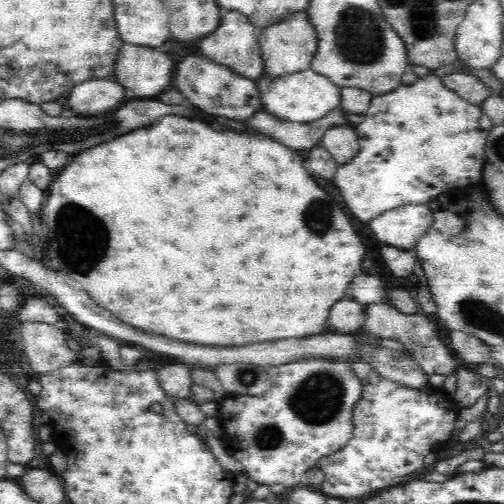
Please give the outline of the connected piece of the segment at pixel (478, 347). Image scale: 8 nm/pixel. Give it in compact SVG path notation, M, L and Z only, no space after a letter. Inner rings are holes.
M450 329L449 347L454 351L456 357L462 358L470 364L494 364L492 360L492 351L489 350L488 344L484 341L466 334L461 330Z

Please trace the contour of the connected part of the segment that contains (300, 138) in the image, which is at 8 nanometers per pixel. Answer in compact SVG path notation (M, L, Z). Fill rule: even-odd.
M340 107L334 108L318 120L310 122L290 122L279 119L276 115L266 110L257 111L252 120L246 122L246 126L256 128L256 132L268 132L272 140L280 140L280 144L288 145L288 148L312 148L321 142L323 134L327 129L335 126L351 125L344 119Z

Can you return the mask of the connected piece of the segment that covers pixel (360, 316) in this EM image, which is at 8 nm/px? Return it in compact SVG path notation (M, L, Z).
M346 298L340 299L340 302L330 309L327 324L338 332L352 333L361 331L364 322L366 322L365 306L352 298Z

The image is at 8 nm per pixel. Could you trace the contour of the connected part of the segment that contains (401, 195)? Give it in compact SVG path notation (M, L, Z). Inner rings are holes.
M431 73L411 85L376 95L371 100L362 122L355 127L360 150L346 164L339 165L334 183L340 192L348 214L368 222L383 212L405 204L427 204L452 188L466 188L483 180L485 144L492 130L490 118L480 106L468 103L452 89L446 88L440 77Z

